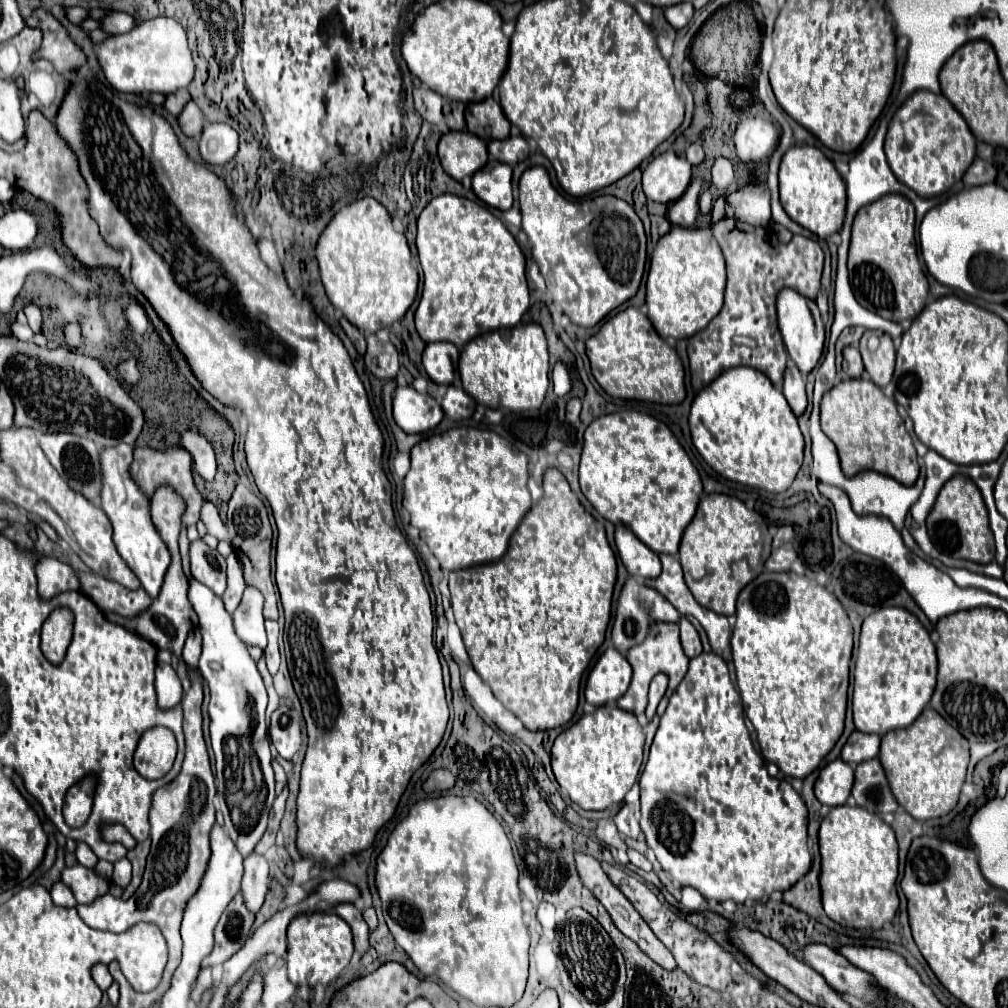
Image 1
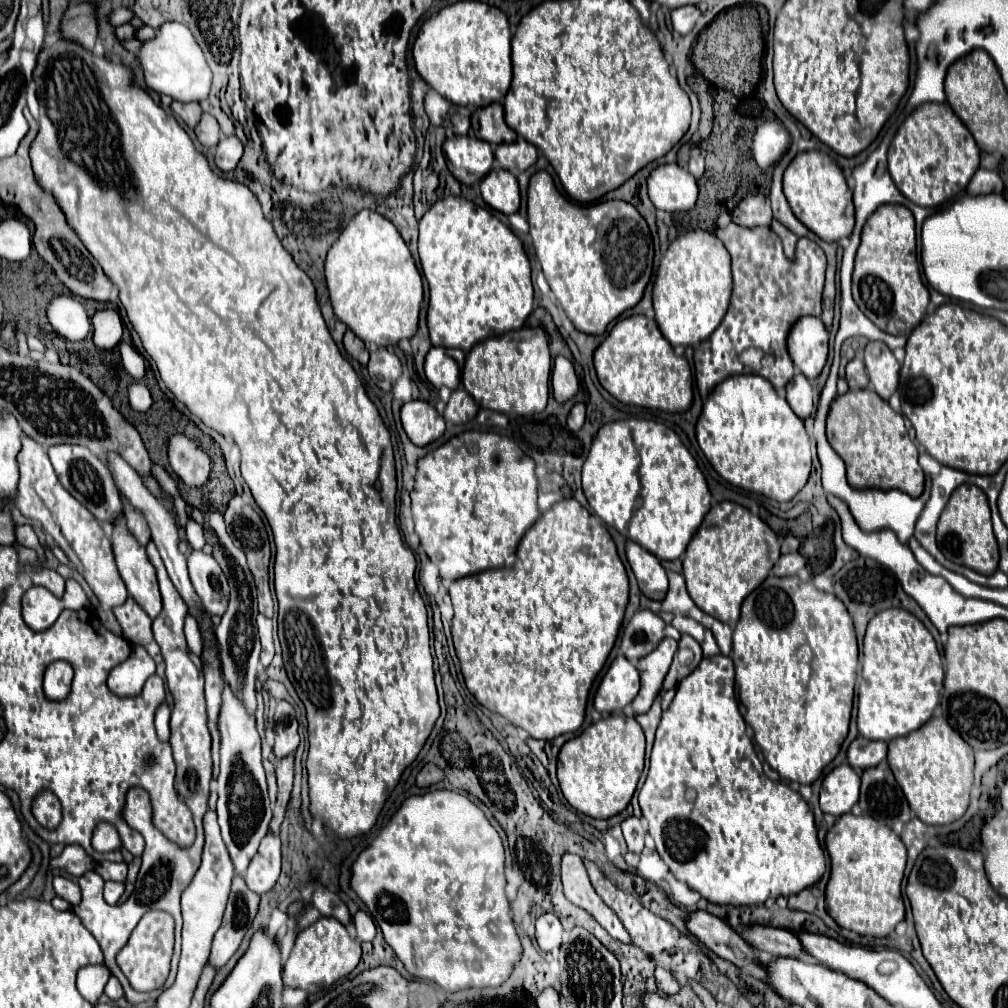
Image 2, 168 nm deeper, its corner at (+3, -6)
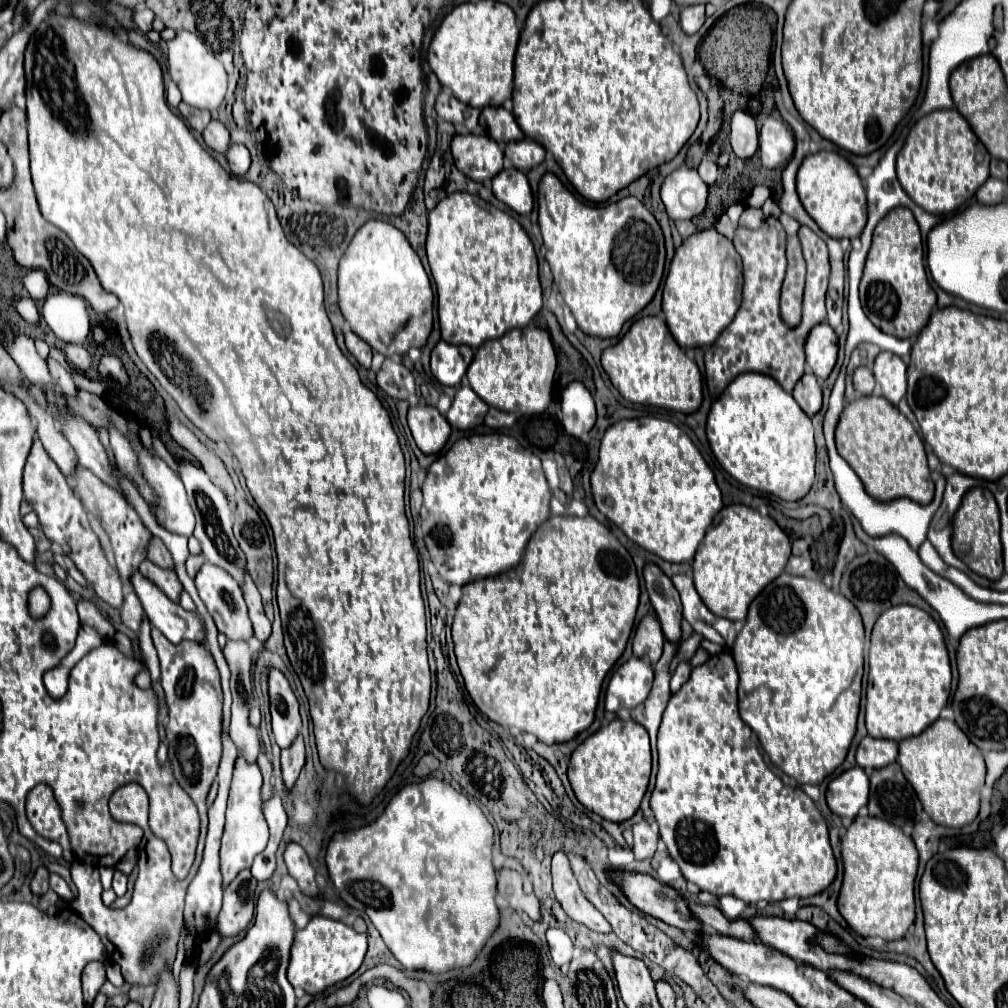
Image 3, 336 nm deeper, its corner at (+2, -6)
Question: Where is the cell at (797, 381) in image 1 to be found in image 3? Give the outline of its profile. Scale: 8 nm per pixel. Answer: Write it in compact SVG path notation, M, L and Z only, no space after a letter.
M805 372L799 382L793 388L793 398L795 402L803 408L807 416L813 416L821 408L821 386L817 384L817 378L813 372Z

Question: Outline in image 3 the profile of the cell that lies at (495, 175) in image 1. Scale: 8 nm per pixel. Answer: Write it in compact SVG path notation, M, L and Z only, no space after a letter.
M503 168L493 178L493 194L517 214L529 214L533 210L533 194L527 176L515 168Z

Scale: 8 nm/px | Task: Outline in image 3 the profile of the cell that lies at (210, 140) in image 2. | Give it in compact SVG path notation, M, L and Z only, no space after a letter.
M211 120L209 126L203 130L203 140L205 140L205 144L207 144L211 150L221 152L221 154L225 154L227 148L229 148L229 132L227 132L227 128L225 128L221 122L217 122L217 120Z

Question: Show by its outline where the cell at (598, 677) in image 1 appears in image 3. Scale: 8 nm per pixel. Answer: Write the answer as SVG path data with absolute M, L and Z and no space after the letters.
M629 658L623 666L619 666L605 690L605 710L617 712L619 708L635 708L639 706L653 684L653 670L639 658Z

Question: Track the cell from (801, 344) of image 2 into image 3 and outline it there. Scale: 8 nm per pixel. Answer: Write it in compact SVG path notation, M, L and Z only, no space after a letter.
M827 322L817 324L805 342L807 366L819 380L825 380L837 362L837 336Z

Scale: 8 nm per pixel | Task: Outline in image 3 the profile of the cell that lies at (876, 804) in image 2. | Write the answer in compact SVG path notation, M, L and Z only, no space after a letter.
M897 762L871 772L869 814L895 826L917 824L923 808Z

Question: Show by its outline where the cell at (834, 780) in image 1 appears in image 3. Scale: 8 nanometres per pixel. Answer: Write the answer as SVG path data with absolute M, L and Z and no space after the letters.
M853 766L833 778L827 788L827 806L837 816L855 818L869 798L869 776L863 768Z

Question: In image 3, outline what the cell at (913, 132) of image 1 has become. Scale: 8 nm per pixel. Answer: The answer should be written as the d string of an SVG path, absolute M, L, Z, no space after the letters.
M955 108L935 110L911 128L897 154L897 178L917 206L929 214L945 216L973 198L977 188L989 178L989 152Z

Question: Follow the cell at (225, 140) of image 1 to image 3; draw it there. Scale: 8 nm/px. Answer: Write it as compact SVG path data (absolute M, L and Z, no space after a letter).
M231 144L227 150L227 162L229 162L229 168L235 176L243 176L251 164L249 150L243 144Z

